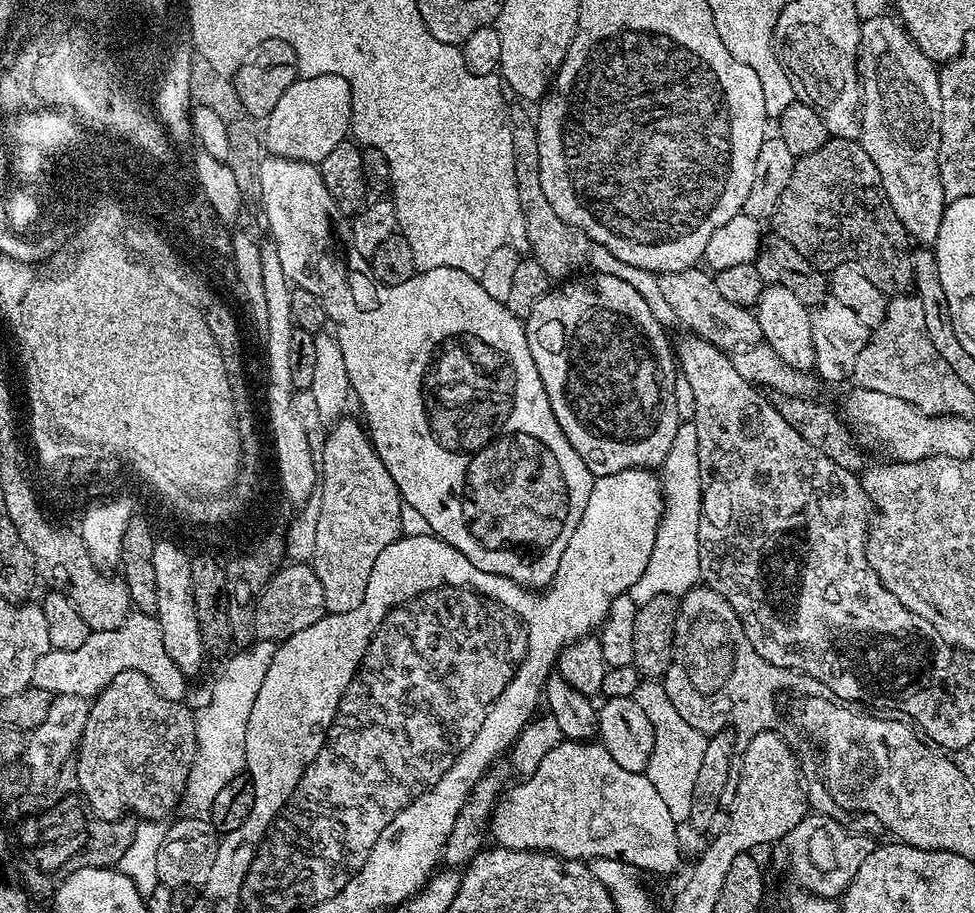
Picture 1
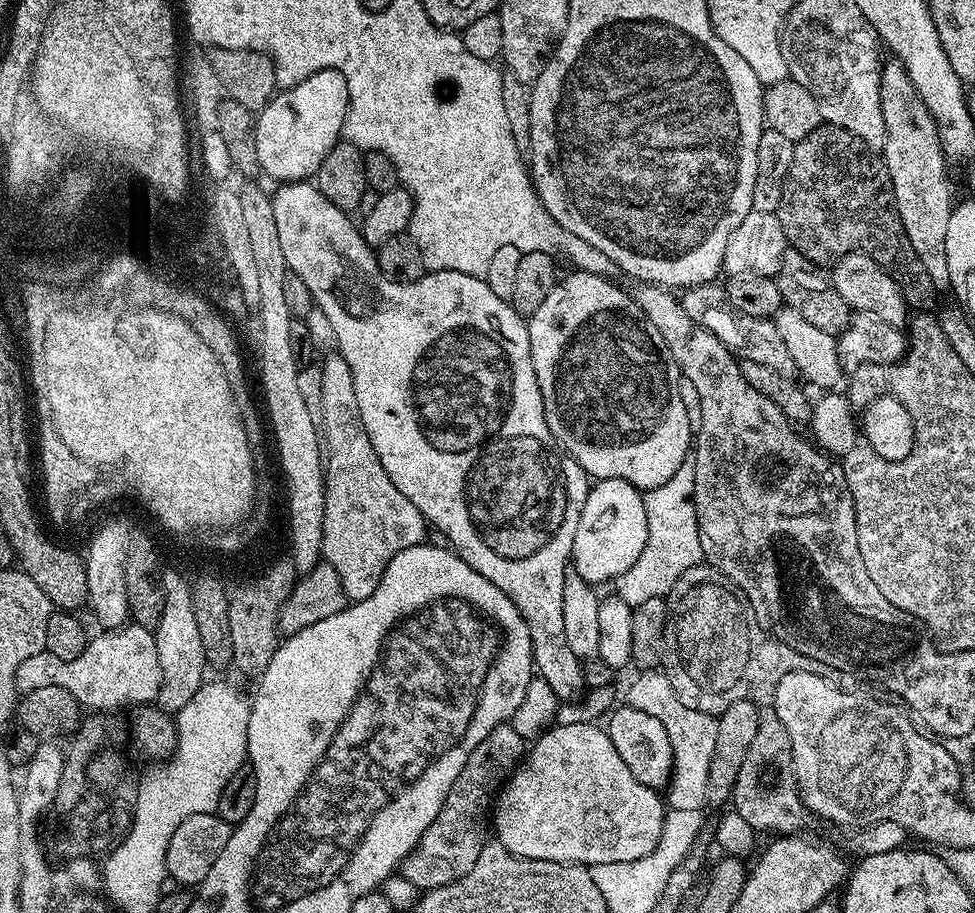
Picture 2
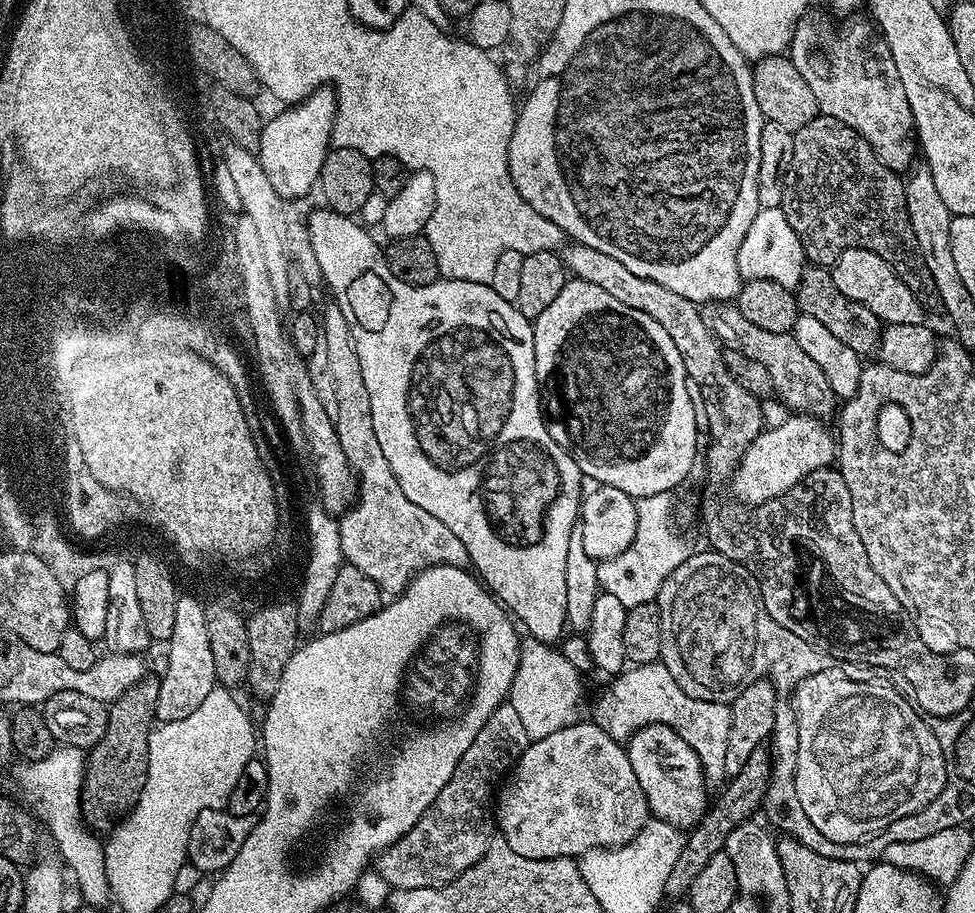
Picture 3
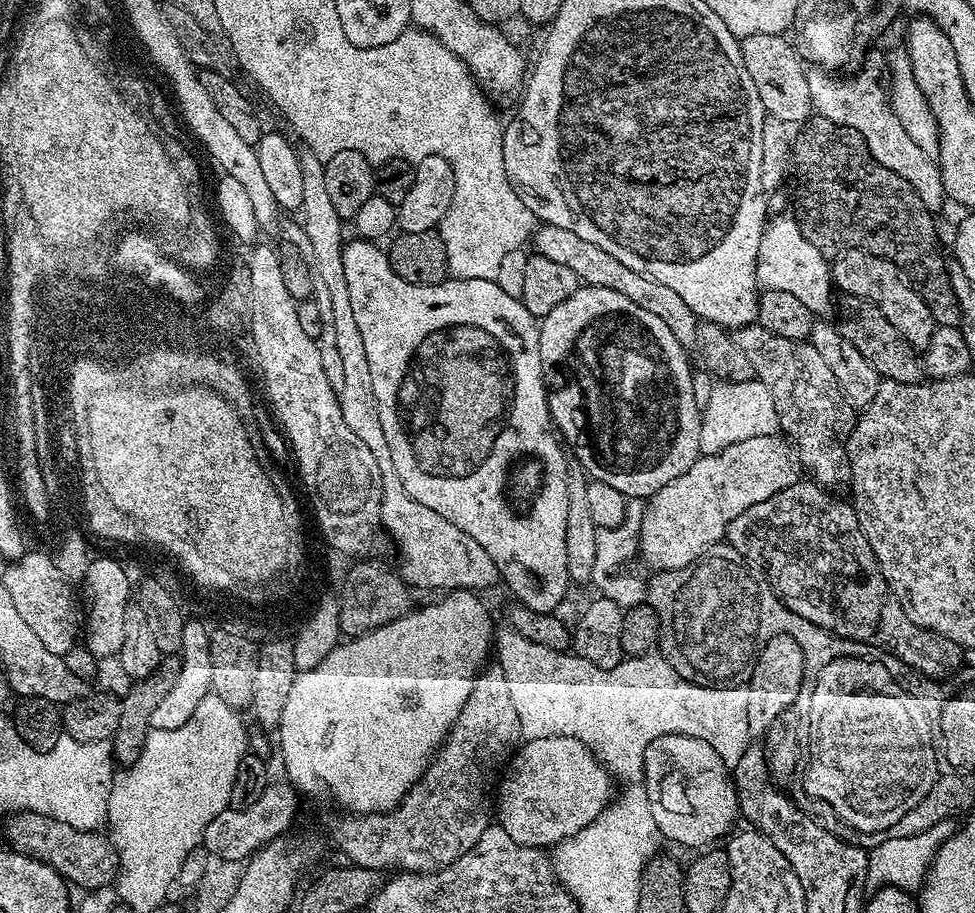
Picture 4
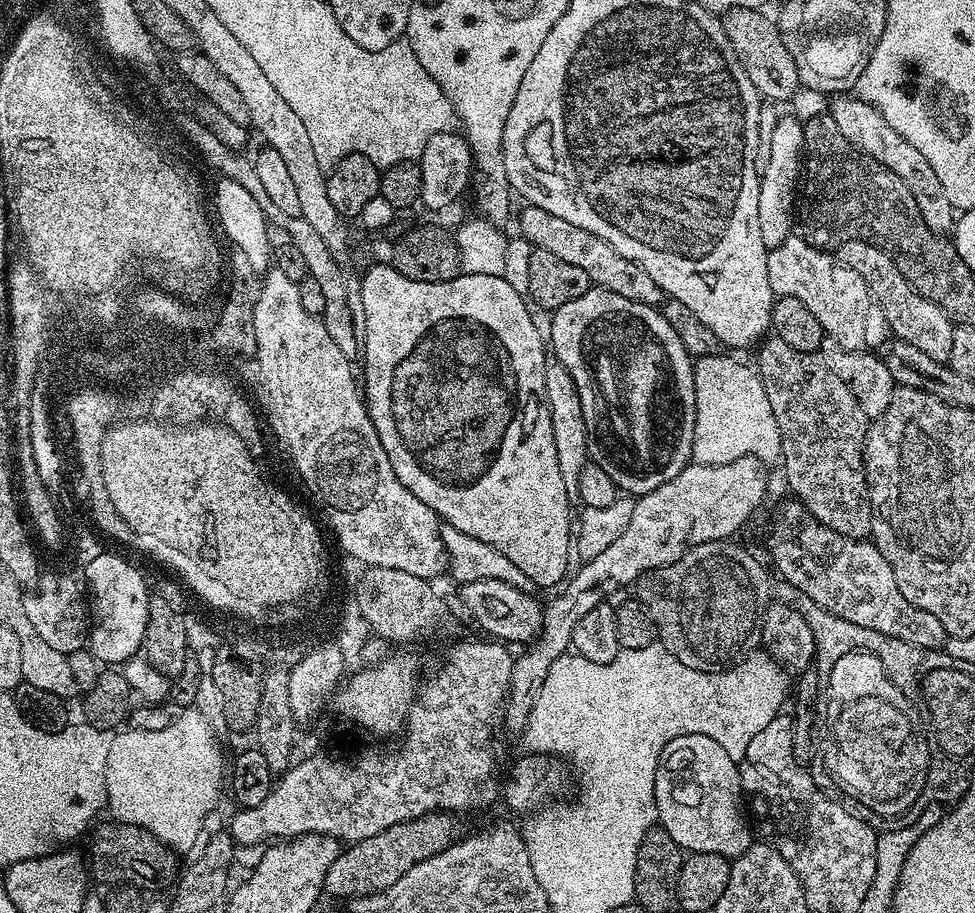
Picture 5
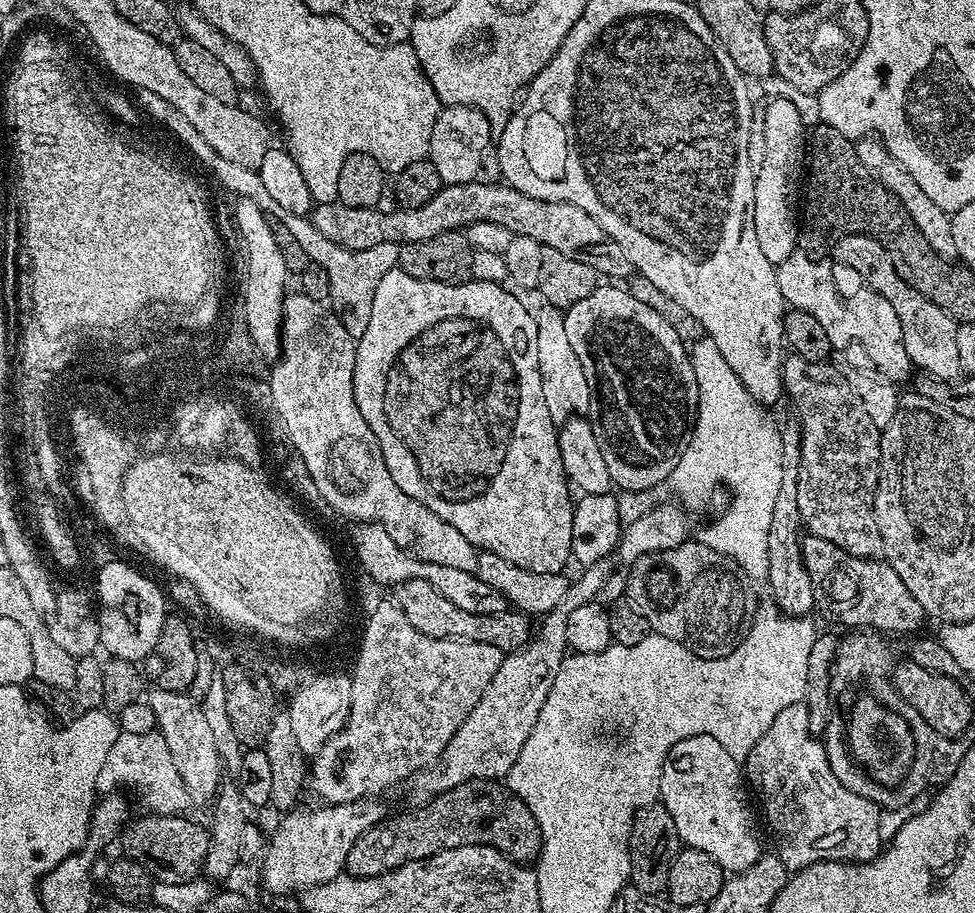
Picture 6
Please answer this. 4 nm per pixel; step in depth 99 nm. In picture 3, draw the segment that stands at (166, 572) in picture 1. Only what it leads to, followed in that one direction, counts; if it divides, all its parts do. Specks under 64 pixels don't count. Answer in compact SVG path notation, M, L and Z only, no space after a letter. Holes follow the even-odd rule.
M195 595L180 596L178 606L174 606L174 634L166 642L168 665L160 676L160 689L156 703L156 720L174 722L194 714L202 706L205 693L212 683L212 655L208 650L210 636L206 634L206 614L203 603Z

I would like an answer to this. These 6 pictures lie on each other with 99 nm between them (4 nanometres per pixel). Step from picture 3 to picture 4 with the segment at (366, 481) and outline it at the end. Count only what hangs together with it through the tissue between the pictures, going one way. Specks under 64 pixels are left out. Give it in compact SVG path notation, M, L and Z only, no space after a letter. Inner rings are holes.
M304 150L300 152L300 165L302 166L302 206L298 210L298 216L303 223L306 238L310 238L310 247L314 249L314 258L311 263L314 265L318 283L326 286L326 294L330 294L330 318L335 327L335 345L339 357L342 358L343 367L343 387L338 394L342 418L346 418L346 426L350 426L350 430L354 430L354 434L358 434L358 438L362 438L362 442L366 442L366 446L378 462L380 523L383 530L385 529L392 535L392 540L396 543L397 550L400 551L398 575L405 584L413 589L481 590L480 588L488 588L492 583L497 583L500 580L500 571L496 568L494 558L490 558L490 554L486 554L486 550L482 550L482 546L478 546L478 542L474 538L470 538L470 534L466 534L466 530L458 530L458 526L454 526L454 522L446 522L446 518L442 518L442 514L434 514L434 510L430 510L430 506L422 506L422 502L414 502L414 498L410 498L397 481L394 462L390 458L390 446L386 446L386 434L382 434L382 422L378 418L378 398L374 398L374 382L370 382L370 362L366 362L366 346L362 346L362 333L358 330L354 310L350 310L350 286L346 286L346 274L342 266L342 254L346 243L346 235L344 236L346 224L340 219L339 214L334 210L334 205L330 202L324 177L324 161L317 158L312 152Z

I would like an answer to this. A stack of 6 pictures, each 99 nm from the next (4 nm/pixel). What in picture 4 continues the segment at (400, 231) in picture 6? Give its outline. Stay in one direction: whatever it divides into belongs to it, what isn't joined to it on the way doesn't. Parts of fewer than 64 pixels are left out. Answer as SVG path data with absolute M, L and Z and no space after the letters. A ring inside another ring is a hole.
M541 223L536 230L535 244L535 255L550 258L561 266L570 266L570 270L574 270L576 277L585 285L618 290L618 294L630 298L634 306L642 306L642 310L654 314L654 318L662 318L662 322L670 326L670 334L674 334L674 338L678 338L678 342L686 350L696 344L698 317L690 310L690 306L686 306L686 302L682 302L681 296L675 290L670 290L670 286L662 286L650 277L638 274L638 270L630 270L630 266L618 262L614 254L606 254L602 246L586 242L586 238L578 238L578 234L572 233L571 230L562 230L562 226Z

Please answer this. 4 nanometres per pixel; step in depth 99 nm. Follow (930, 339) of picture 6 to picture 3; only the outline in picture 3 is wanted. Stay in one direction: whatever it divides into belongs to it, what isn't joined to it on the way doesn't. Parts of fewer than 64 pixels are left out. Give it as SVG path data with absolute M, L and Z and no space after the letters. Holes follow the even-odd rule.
M843 248L838 258L830 266L834 286L846 298L854 298L854 302L862 302L866 310L874 310L874 314L885 325L889 324L923 324L926 320L926 309L910 294L910 286L898 278L898 274L886 262L886 258L878 258L874 250L861 248Z

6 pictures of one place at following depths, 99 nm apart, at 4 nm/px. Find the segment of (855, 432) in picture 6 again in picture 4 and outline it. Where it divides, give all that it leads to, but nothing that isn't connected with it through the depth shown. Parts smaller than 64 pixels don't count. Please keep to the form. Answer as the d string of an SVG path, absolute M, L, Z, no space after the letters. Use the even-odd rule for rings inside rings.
M755 322L731 333L735 345L746 354L752 375L770 390L778 414L779 431L793 445L794 459L809 472L815 483L835 489L835 484L849 483L847 443L858 416L846 402L834 373L808 340L778 338Z

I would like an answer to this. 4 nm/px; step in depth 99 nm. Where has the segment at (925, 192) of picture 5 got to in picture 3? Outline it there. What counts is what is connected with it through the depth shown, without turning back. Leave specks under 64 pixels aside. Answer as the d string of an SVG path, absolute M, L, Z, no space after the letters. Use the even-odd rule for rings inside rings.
M823 11L806 13L796 29L793 32L791 29L790 59L798 66L798 74L806 78L806 86L810 86L816 107L823 115L838 118L838 122L846 122L846 126L858 130L891 172L907 173L913 167L912 155L917 155L918 148L914 143L910 102L906 102L906 90L902 90L902 78L898 78L898 66L894 66L890 46L867 19L834 18L831 11Z

